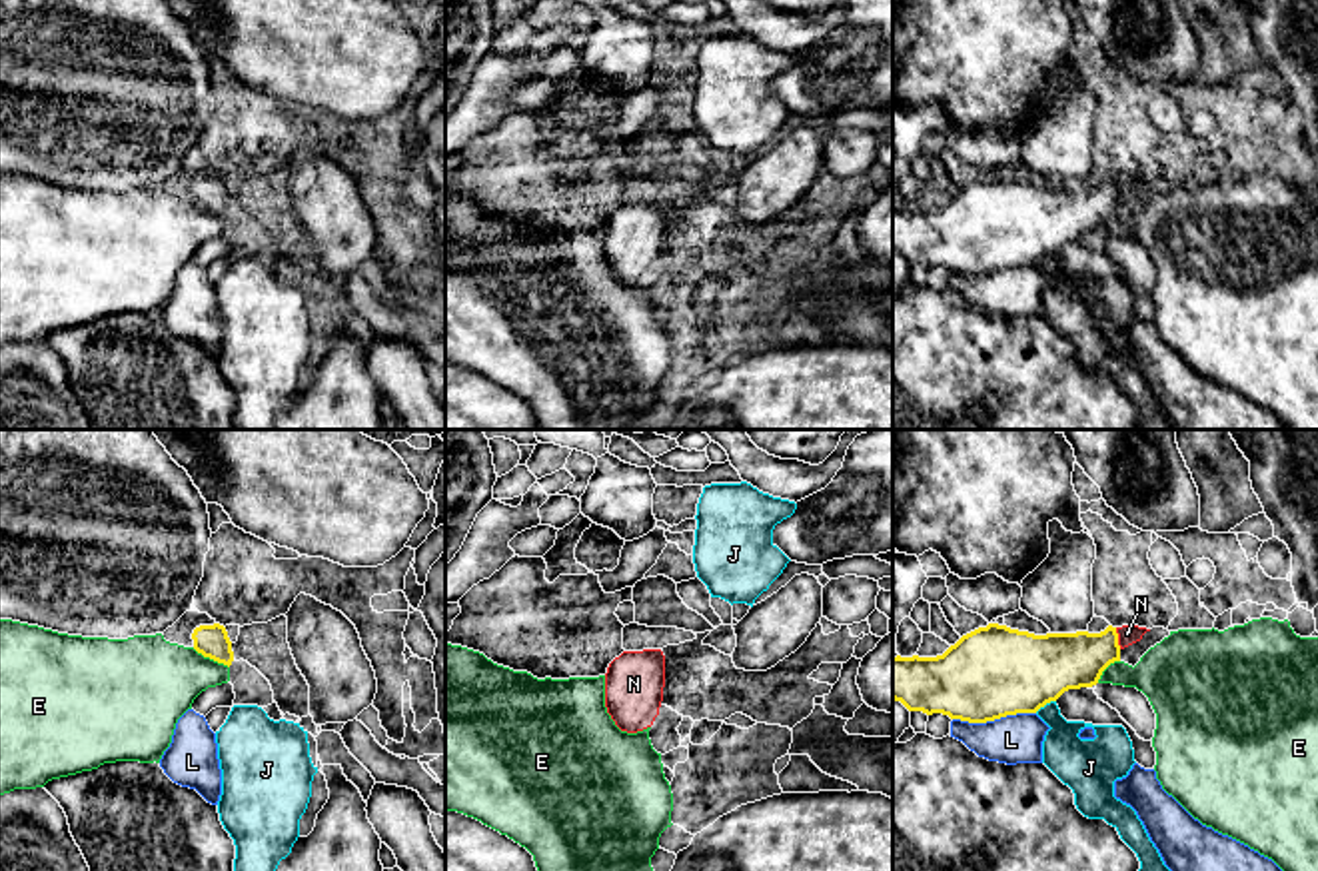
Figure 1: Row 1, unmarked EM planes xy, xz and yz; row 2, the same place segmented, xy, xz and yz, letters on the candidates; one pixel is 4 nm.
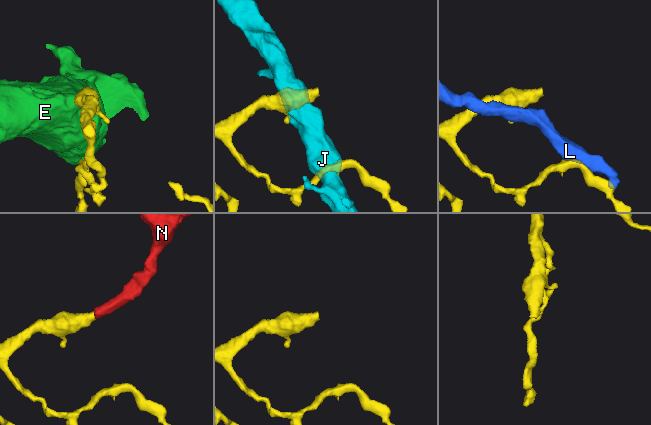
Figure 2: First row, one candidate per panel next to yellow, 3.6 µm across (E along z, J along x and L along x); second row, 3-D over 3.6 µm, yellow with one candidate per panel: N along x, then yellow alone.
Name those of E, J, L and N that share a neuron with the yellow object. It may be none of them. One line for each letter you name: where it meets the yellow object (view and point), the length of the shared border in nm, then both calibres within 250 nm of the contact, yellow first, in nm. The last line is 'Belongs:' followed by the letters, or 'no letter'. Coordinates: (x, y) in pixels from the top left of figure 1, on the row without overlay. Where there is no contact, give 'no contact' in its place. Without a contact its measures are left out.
N: yz (1117, 190) | 90 nm | 240/80 nm
Belongs: N

